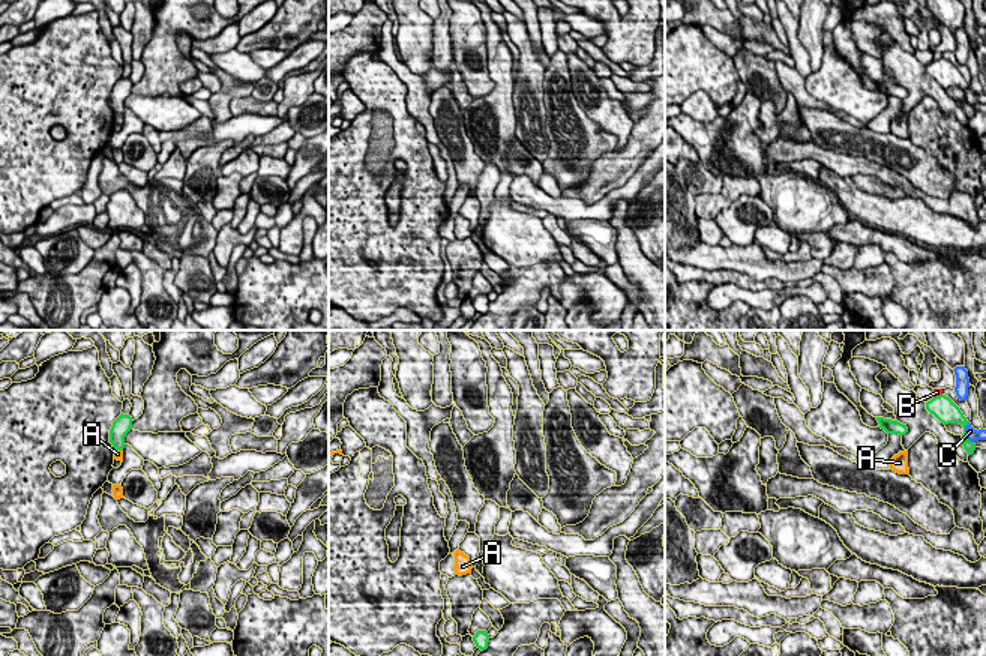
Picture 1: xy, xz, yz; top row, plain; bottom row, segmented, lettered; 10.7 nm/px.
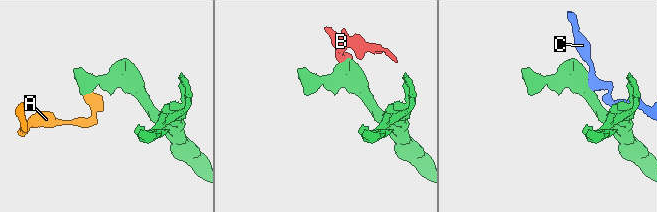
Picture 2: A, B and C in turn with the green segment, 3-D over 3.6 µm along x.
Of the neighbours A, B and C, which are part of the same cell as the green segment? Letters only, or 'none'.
none

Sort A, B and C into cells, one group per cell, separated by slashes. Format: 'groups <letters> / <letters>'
groups A B / C

